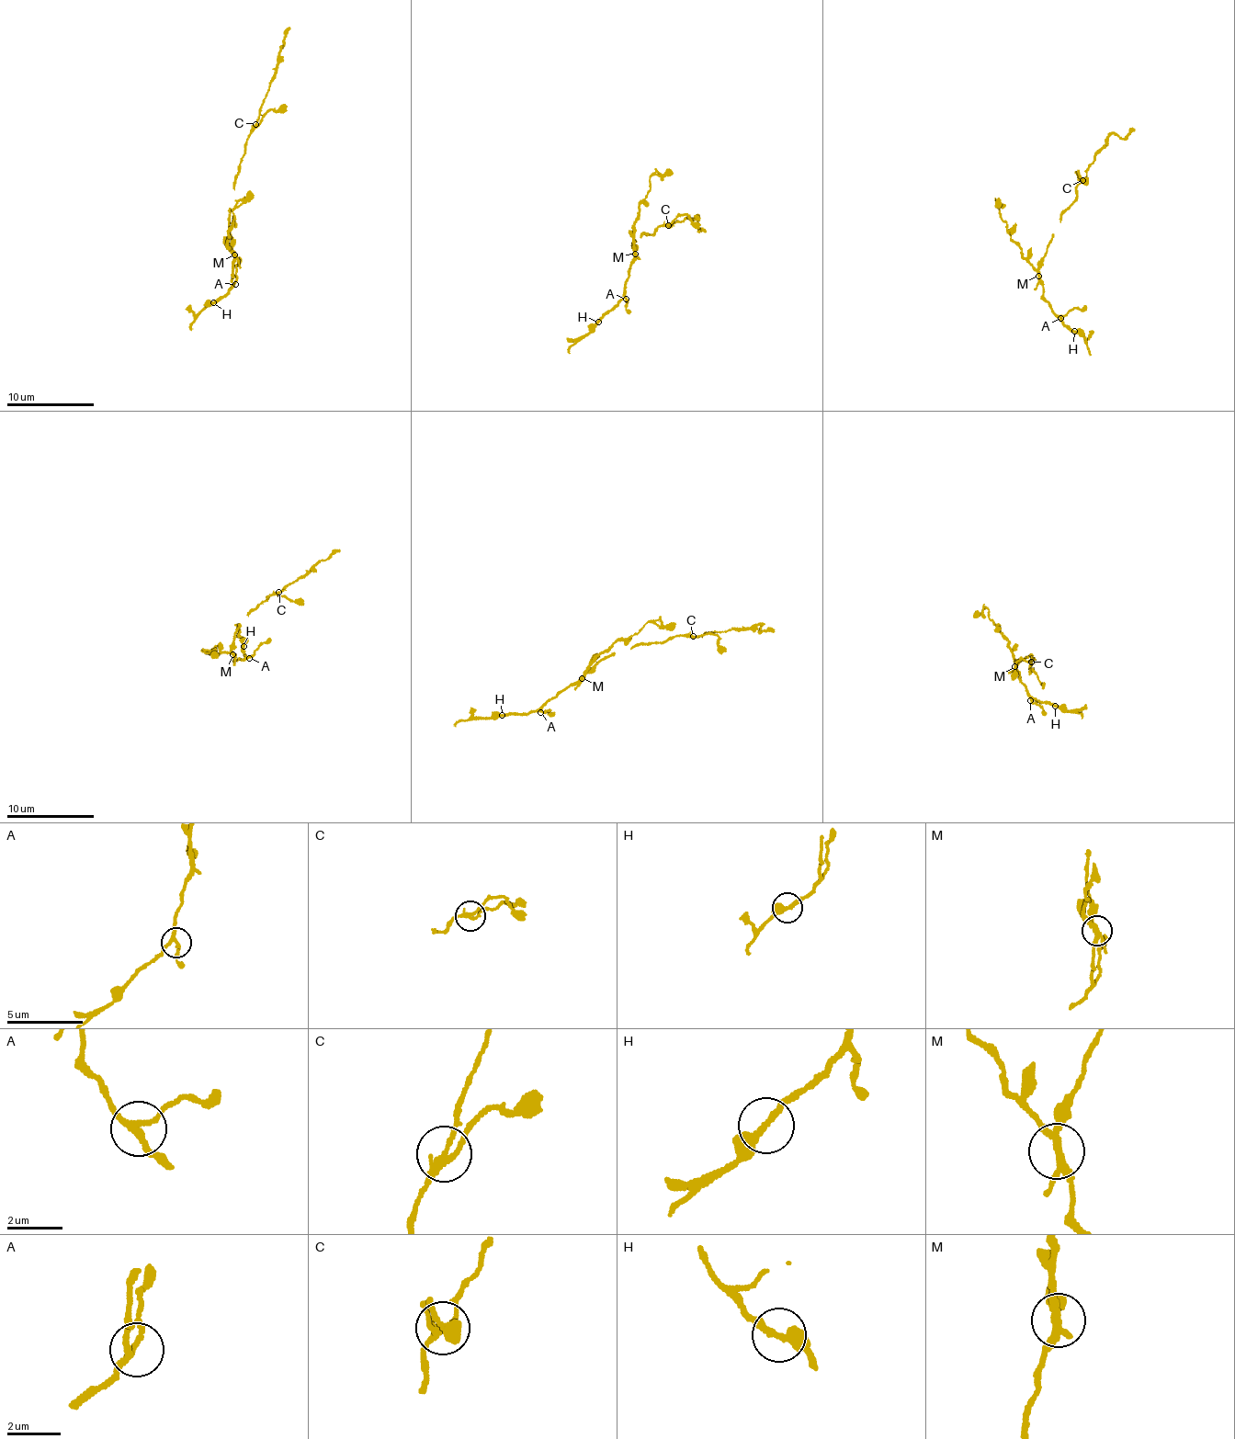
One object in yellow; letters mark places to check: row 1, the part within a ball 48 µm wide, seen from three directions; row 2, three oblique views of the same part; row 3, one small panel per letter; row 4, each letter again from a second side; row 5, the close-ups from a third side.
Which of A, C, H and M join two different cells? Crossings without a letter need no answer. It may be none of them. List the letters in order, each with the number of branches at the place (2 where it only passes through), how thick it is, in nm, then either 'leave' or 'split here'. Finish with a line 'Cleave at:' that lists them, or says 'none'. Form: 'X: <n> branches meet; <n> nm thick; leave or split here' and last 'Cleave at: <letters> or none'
A: 3 branches meet; 200 nm thick; leave
C: 3 branches meet; 180 nm thick; leave
H: 2 branches meet; 280 nm thick; leave
M: 4 branches meet; 240 nm thick; split here
Cleave at: M

